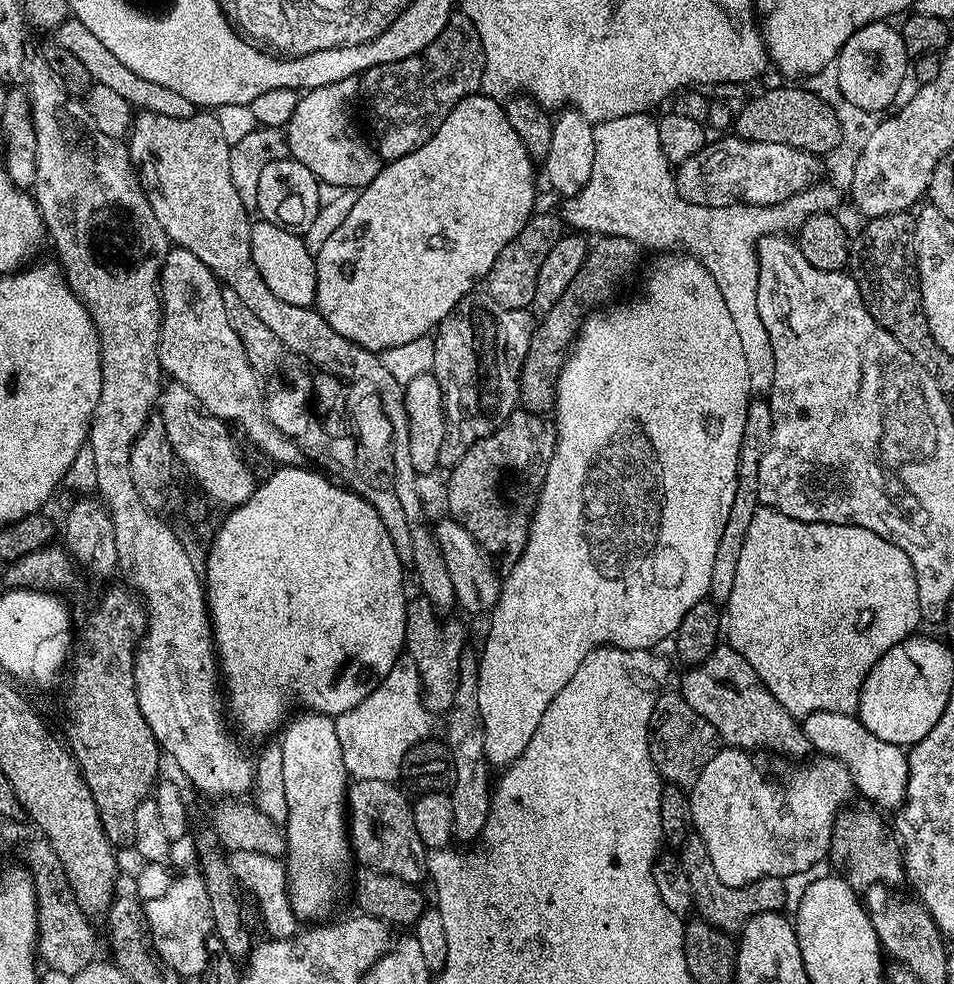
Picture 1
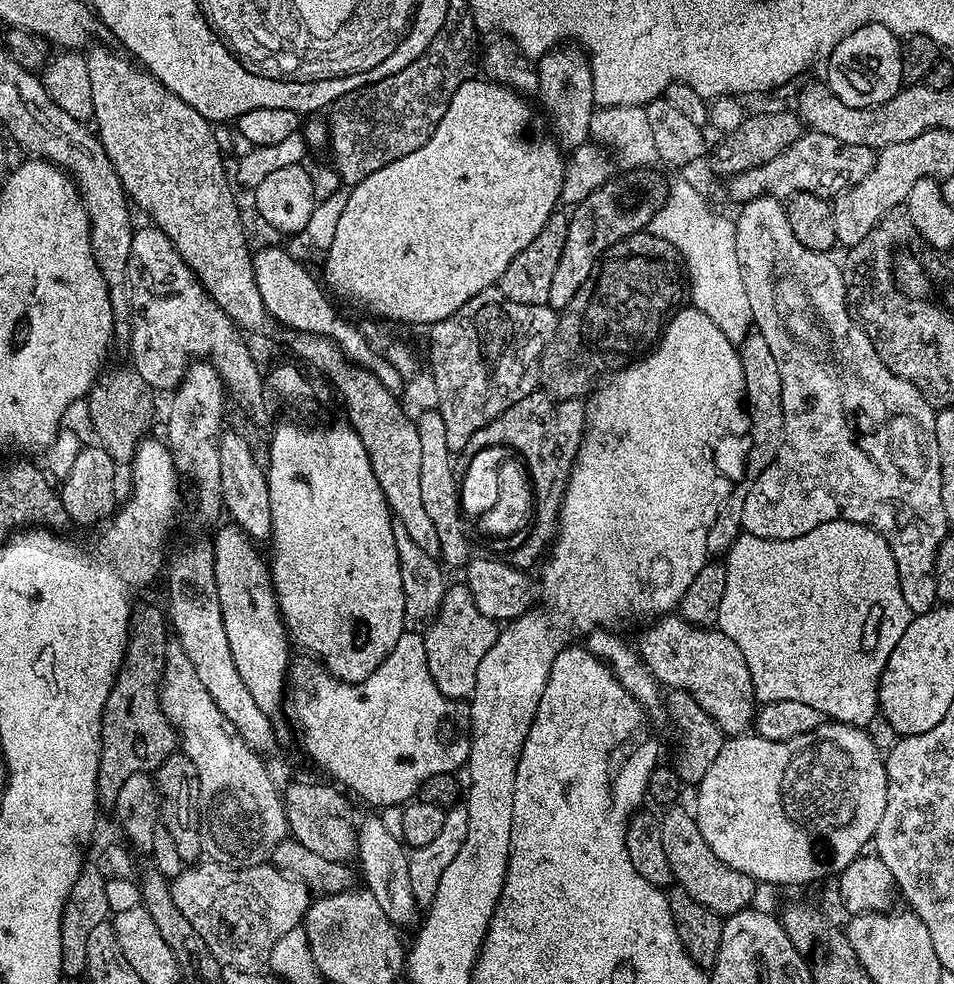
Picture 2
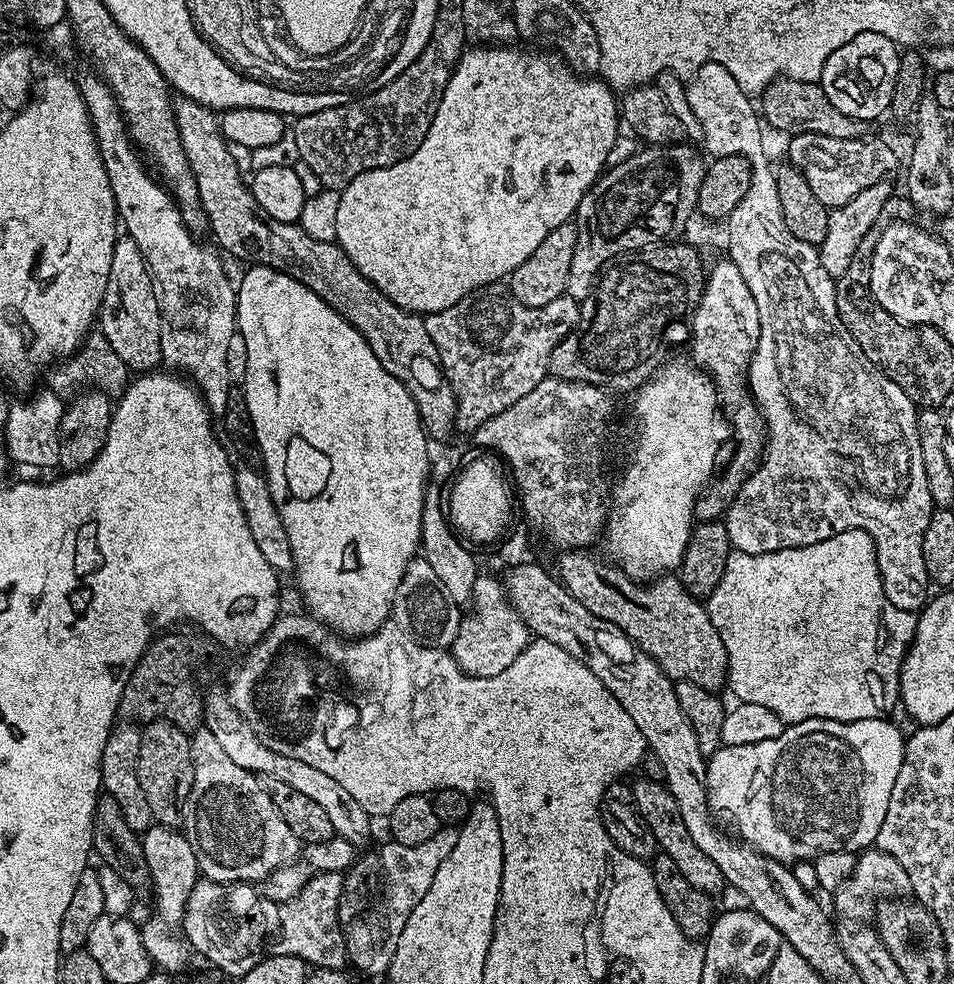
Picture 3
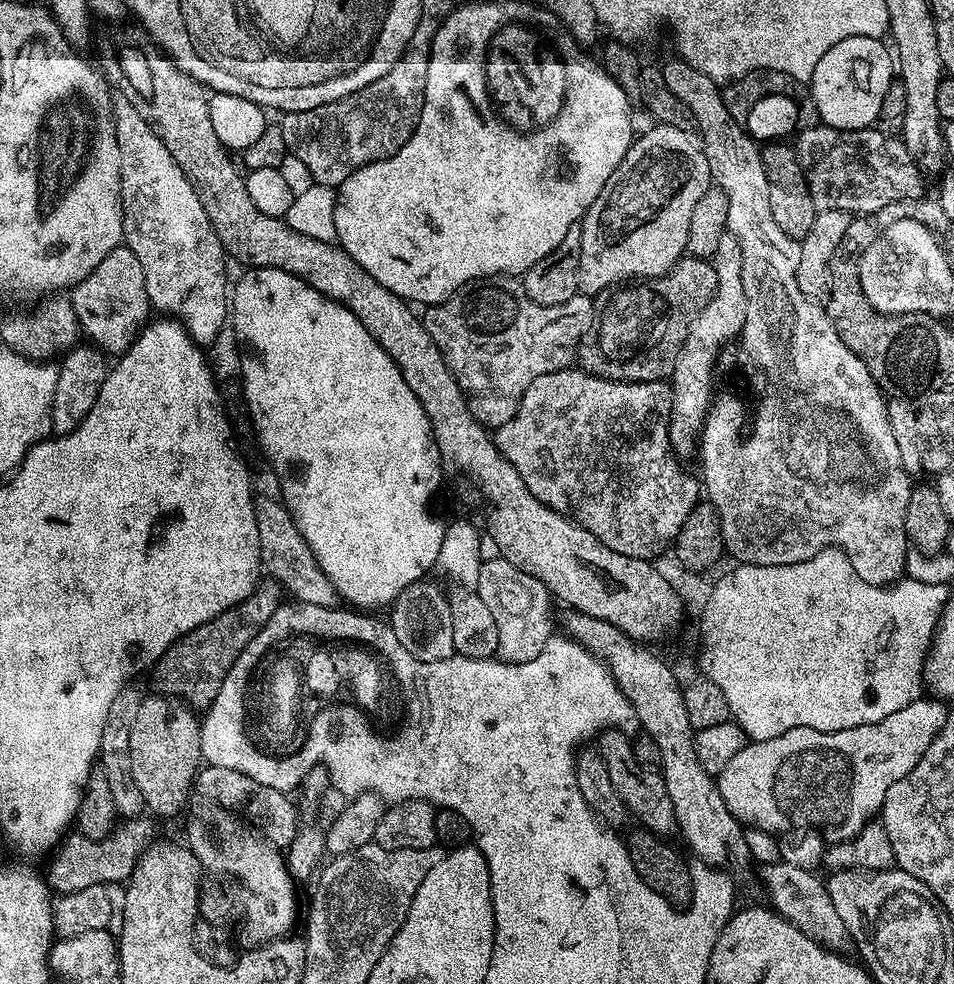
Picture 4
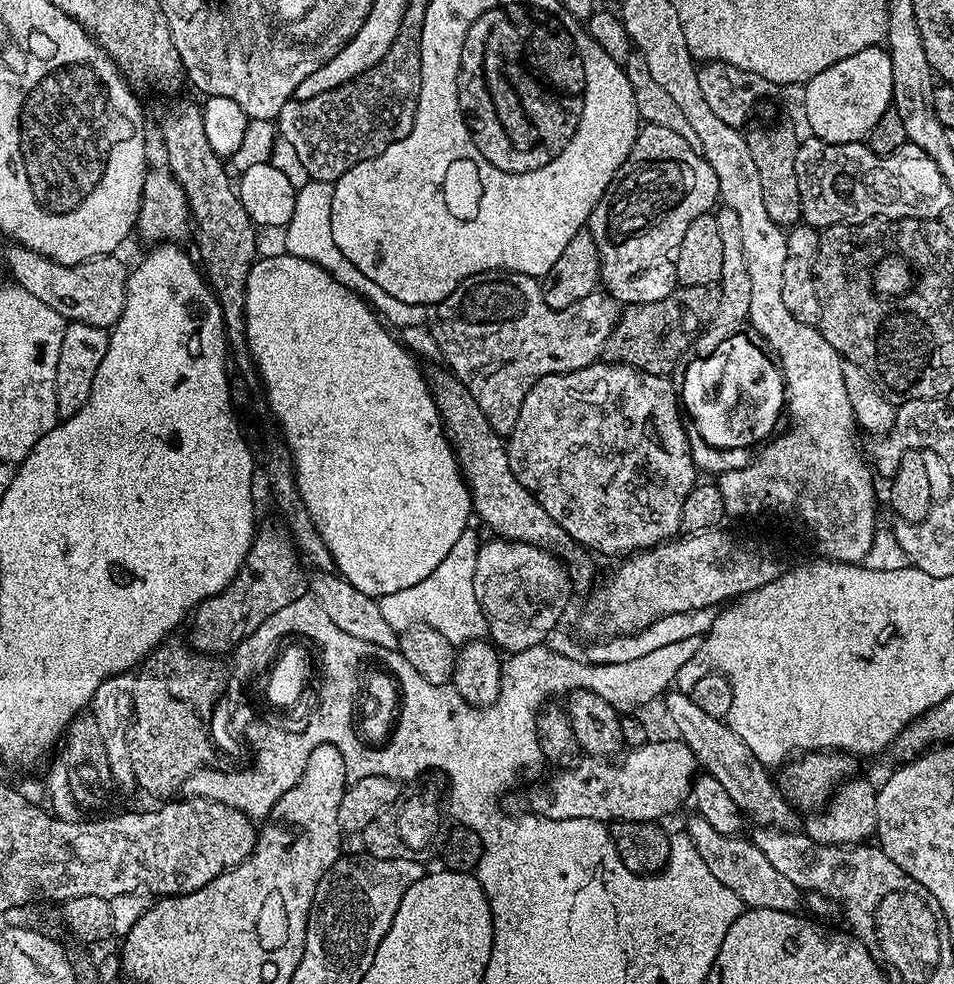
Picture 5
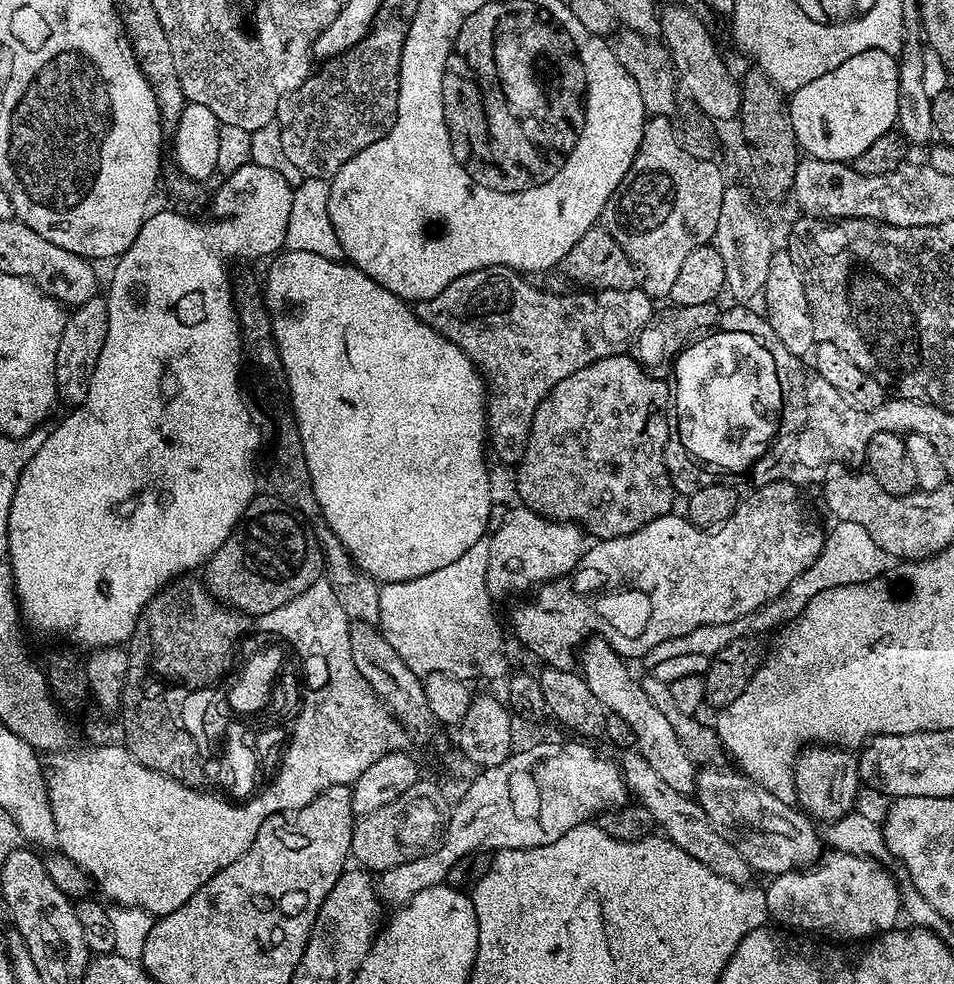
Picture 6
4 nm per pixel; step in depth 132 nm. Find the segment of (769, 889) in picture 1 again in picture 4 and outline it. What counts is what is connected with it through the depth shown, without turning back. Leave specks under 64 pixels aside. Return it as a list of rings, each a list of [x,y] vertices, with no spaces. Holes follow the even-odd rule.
[[[605,728],[595,737],[595,751],[605,760],[606,770],[609,771],[610,783],[619,793],[621,805],[628,808],[641,820],[643,827],[649,832],[656,833],[661,838],[671,837],[671,832],[677,831],[674,802],[670,802],[670,794],[664,785],[664,777],[659,771],[644,768],[638,758],[634,758],[632,740],[616,728]]]

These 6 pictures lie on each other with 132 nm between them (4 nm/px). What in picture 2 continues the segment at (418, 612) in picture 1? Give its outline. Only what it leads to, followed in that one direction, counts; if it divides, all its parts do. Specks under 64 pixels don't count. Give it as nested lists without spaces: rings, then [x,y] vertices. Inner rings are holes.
[[[457,582],[453,588],[452,585],[445,587],[442,606],[427,628],[428,632],[423,633],[426,666],[430,670],[430,678],[434,678],[434,686],[438,686],[438,690],[442,690],[444,697],[450,701],[471,697],[478,678],[478,666],[496,641],[497,621],[486,618],[486,614],[474,606],[467,584]]]

